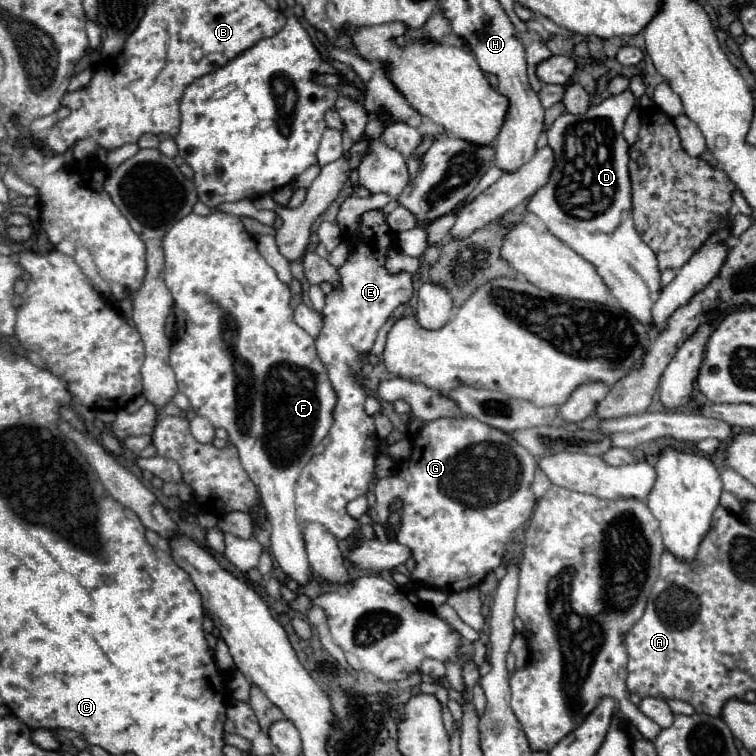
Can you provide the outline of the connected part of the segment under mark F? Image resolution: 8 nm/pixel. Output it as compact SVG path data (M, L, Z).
M215 210L209 216L197 216L197 214L191 212L189 216L181 218L177 224L173 224L173 228L165 234L163 252L165 252L165 284L171 290L173 300L175 300L175 314L179 318L177 324L183 324L181 330L177 332L177 338L175 338L173 346L171 346L171 358L169 358L169 364L175 370L175 376L177 376L179 392L189 398L191 408L195 410L195 414L209 418L215 428L225 428L229 432L229 442L237 448L241 466L245 468L245 472L249 474L249 478L257 486L257 490L261 494L261 502L263 502L263 506L267 510L267 518L269 518L269 524L271 524L271 554L273 554L273 558L279 562L281 570L289 578L293 578L297 584L307 584L309 576L311 576L311 568L309 568L305 546L303 546L301 524L299 524L299 518L297 518L297 512L295 512L295 484L297 484L297 478L299 478L303 466L311 460L313 448L329 434L329 430L333 426L333 410L335 410L335 404L337 404L337 394L335 394L335 390L333 390L333 386L329 382L329 374L325 372L325 364L321 364L321 358L317 356L315 340L295 324L293 310L289 306L291 290L283 282L279 282L279 278L275 276L275 270L259 254L257 242L245 232L239 216L221 212L221 210Z

